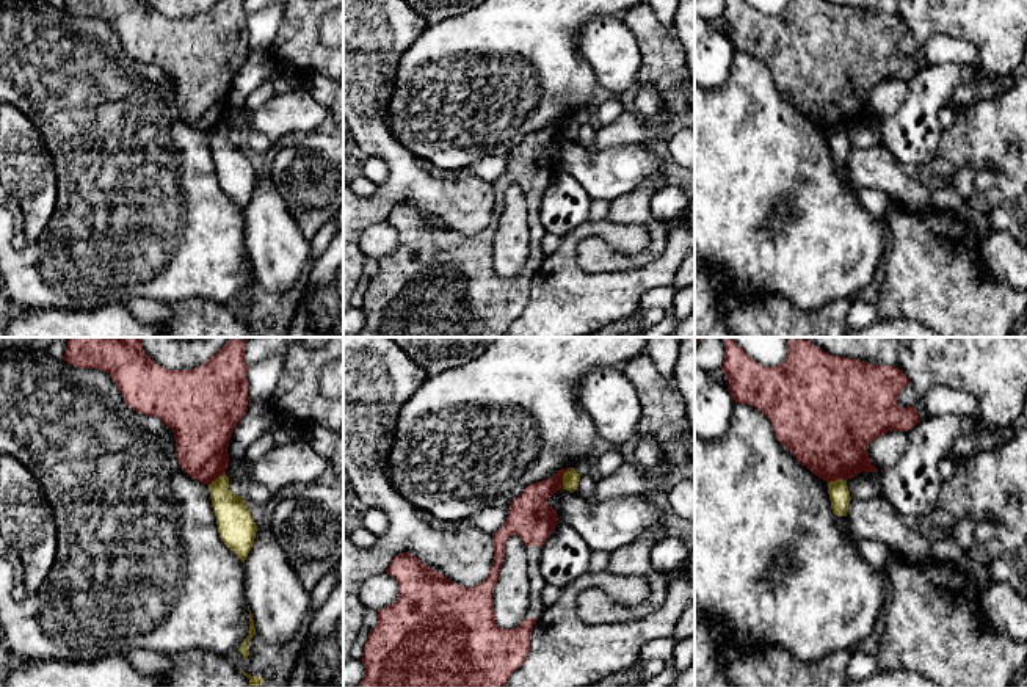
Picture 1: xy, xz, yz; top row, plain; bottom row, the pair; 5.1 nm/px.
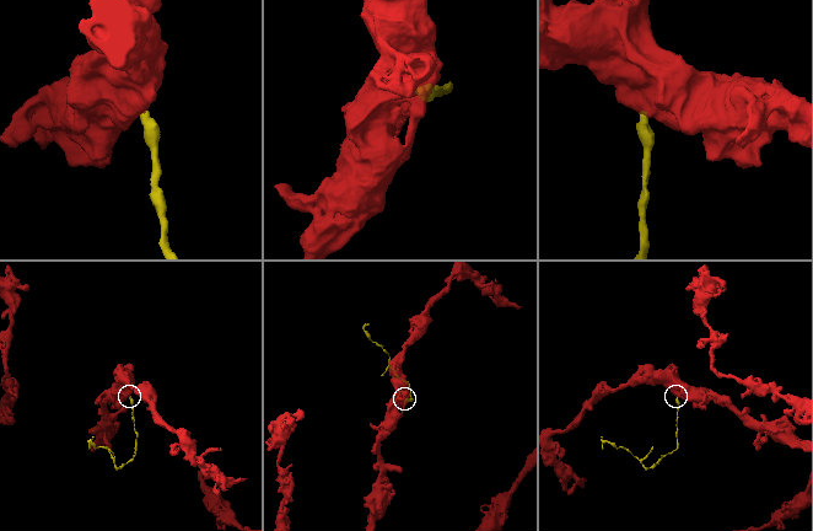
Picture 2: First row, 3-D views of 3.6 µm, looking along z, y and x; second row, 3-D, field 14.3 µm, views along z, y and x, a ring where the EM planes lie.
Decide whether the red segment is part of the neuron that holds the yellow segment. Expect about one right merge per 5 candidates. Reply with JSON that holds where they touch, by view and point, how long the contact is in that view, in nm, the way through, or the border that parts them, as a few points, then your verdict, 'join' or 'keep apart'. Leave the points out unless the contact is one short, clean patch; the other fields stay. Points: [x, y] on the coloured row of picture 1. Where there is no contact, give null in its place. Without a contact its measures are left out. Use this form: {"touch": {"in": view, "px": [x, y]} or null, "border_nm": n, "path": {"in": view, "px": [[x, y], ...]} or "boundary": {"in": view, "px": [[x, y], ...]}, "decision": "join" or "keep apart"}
{"touch": {"in": "xz", "px": [563, 477]}, "border_nm": 110, "boundary": {"in": "xz", "px": [[569, 468], [563, 474], [562, 487]]}, "decision": "keep apart"}

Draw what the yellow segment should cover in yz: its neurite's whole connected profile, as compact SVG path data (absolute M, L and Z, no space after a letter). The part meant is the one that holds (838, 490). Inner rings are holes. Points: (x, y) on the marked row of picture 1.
M847 480L829 482L828 494L829 494L833 513L837 516L847 516L847 510L851 500Z

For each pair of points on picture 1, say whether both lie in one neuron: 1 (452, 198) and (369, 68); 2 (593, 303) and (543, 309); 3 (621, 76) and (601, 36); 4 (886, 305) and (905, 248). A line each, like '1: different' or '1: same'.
1: same
2: same
3: same
4: same

